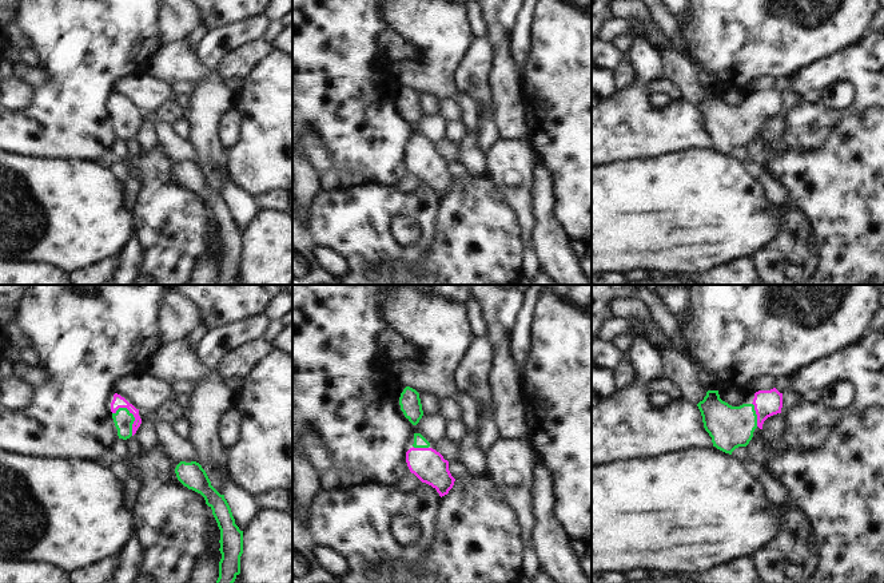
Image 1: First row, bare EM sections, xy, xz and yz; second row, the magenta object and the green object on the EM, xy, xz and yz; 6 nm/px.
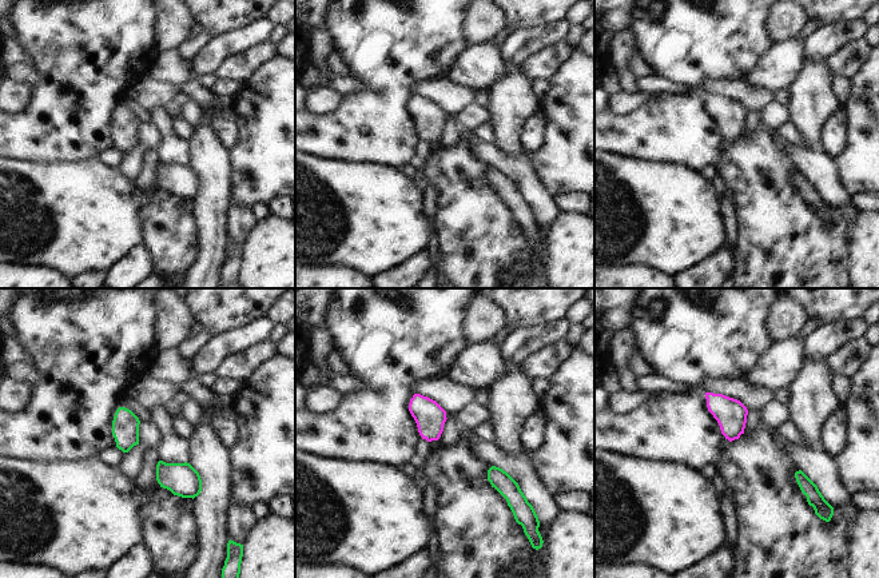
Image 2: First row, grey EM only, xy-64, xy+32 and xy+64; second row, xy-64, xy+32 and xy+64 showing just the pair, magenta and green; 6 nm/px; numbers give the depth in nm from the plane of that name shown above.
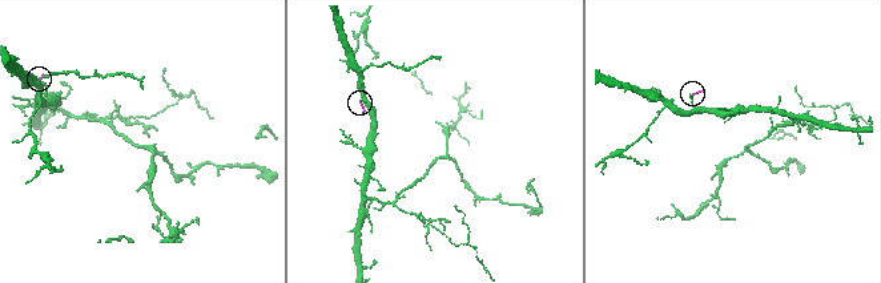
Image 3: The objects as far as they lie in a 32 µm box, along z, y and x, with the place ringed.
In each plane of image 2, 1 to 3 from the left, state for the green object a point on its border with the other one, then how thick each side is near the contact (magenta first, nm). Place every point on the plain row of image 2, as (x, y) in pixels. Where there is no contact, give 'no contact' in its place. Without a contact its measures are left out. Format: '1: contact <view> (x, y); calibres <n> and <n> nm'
1: no contact
2: no contact
3: no contact

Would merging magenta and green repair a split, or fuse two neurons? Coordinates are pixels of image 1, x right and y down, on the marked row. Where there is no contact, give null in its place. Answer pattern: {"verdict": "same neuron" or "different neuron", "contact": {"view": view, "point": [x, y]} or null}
{"verdict": "same neuron", "contact": {"view": "xy", "point": [135, 419]}}

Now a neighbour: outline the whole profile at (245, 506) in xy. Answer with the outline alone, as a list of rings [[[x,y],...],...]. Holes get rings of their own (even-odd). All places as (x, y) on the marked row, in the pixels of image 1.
[[[230,463],[224,499],[240,531],[247,530],[262,509],[256,496],[235,481],[234,476],[230,473]]]

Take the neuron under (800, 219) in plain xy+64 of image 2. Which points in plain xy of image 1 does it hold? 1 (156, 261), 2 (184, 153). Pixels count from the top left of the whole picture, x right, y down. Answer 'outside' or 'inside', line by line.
1: inside
2: outside

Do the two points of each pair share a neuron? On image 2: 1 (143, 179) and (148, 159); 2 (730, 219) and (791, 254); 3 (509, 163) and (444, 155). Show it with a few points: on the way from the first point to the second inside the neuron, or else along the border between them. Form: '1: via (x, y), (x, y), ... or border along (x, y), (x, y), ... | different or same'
1: via (147, 174), (148, 164) | same
2: border along (730, 191), (735, 208), (735, 248) | different
3: border along (462, 136), (492, 166) | different

